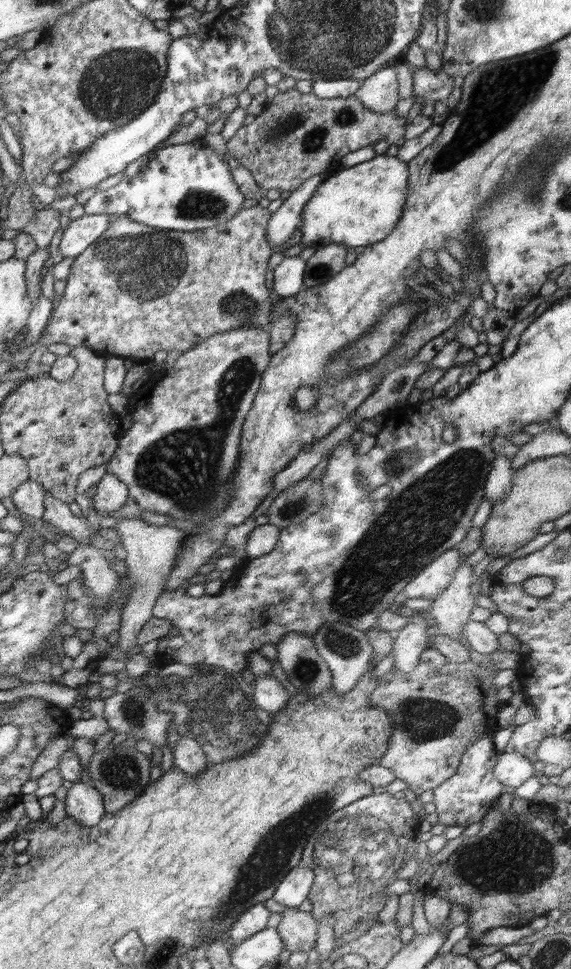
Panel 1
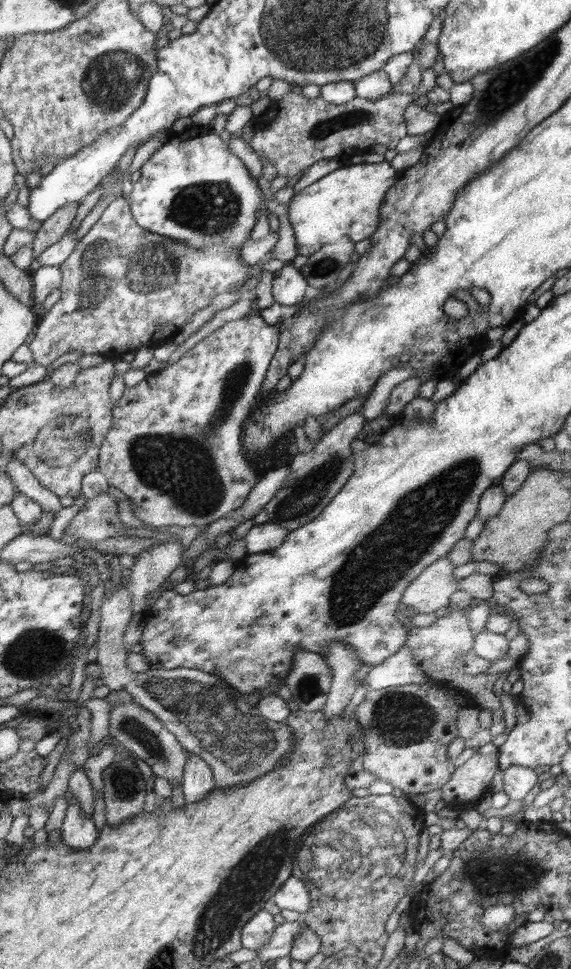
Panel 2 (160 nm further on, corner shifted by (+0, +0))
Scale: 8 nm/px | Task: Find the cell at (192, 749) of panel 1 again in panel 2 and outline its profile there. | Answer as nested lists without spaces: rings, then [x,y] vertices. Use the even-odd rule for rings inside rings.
[[[189,752],[181,782],[185,802],[198,802],[206,798],[215,787],[213,772],[208,763]]]

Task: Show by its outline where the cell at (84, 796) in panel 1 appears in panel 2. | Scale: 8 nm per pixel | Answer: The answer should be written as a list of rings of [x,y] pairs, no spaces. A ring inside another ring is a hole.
[[[72,798],[67,806],[61,826],[62,840],[72,851],[86,851],[96,844],[99,831],[94,825],[92,816],[81,810],[77,798]]]

